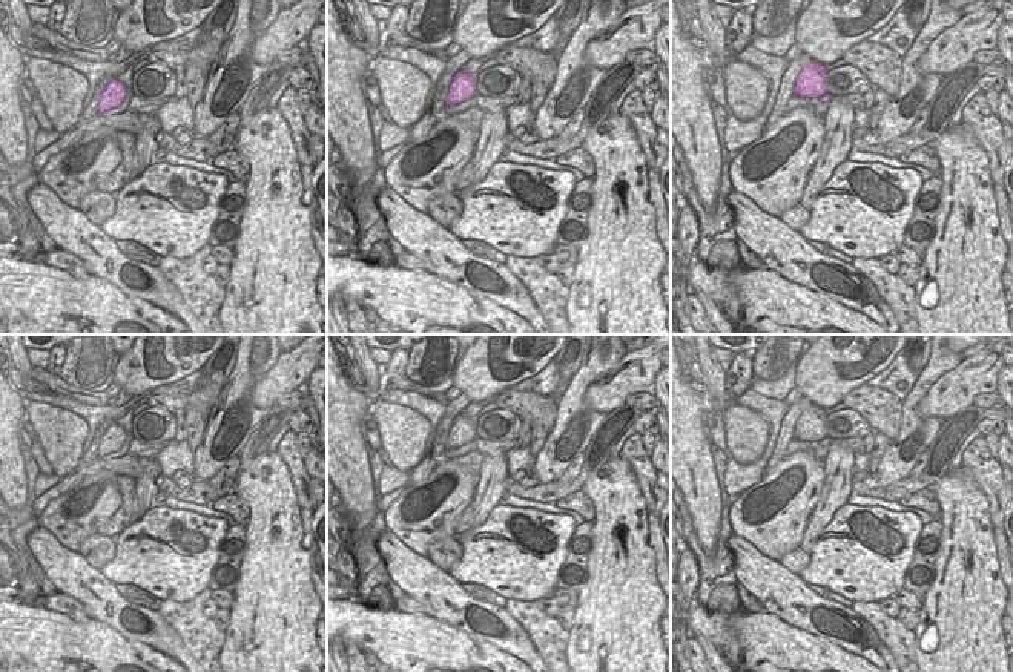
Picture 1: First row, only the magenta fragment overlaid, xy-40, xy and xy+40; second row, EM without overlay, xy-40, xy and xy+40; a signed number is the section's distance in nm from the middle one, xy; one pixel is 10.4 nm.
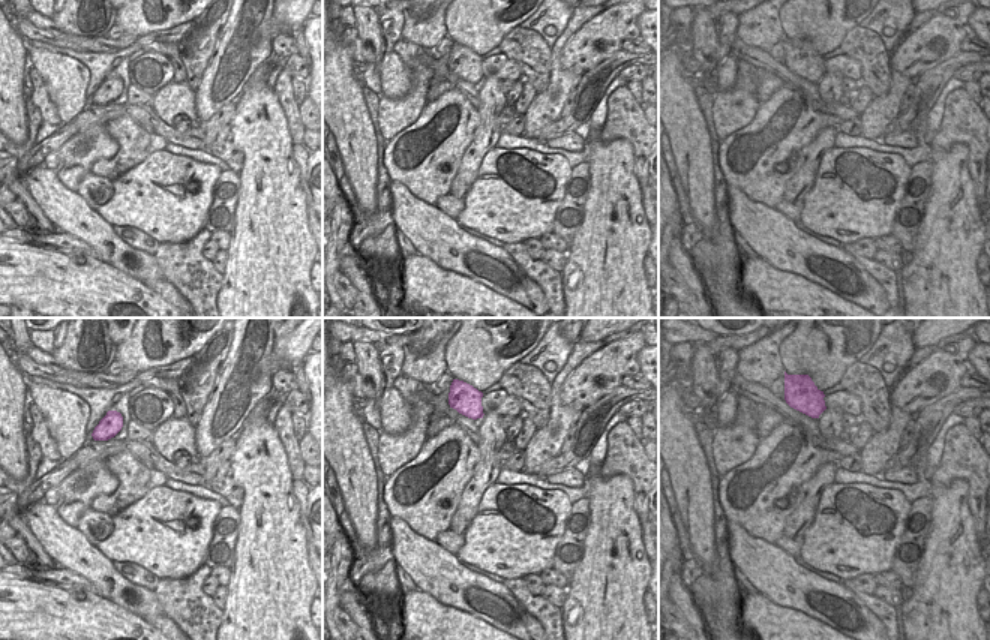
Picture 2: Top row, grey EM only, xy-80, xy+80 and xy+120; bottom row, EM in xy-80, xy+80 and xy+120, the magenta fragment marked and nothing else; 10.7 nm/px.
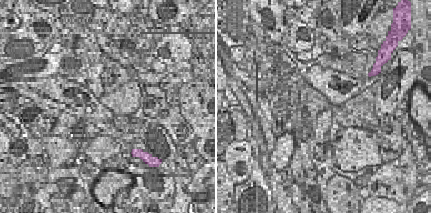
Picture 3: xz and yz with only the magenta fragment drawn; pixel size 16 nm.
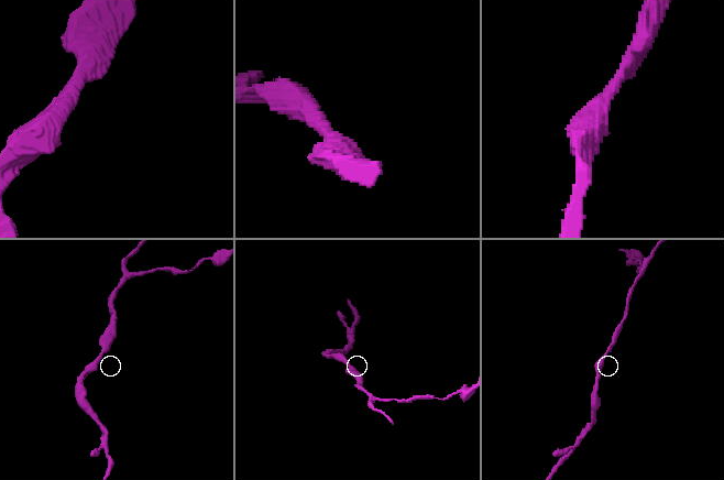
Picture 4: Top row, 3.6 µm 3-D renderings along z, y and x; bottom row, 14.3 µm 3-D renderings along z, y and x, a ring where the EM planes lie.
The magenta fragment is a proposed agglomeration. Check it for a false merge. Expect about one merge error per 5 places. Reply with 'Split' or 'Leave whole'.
Leave whole

